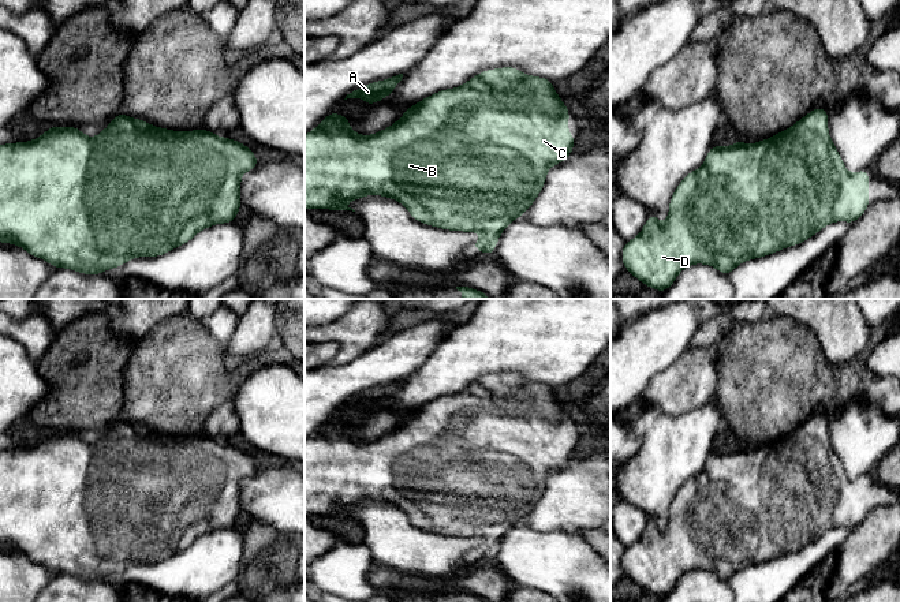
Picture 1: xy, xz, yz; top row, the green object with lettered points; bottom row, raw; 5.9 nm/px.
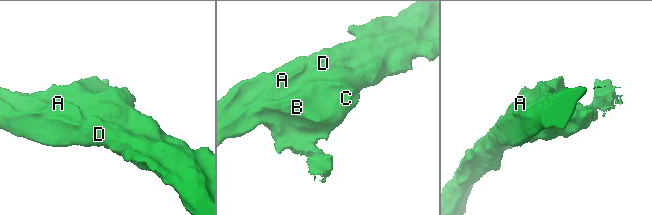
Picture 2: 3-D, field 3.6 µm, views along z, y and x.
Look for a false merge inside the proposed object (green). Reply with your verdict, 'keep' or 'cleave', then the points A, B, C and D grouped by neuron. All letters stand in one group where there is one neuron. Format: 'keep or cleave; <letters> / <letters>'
keep; A B C D

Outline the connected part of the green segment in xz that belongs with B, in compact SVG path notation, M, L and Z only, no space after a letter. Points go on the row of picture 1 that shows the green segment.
M515 67L485 70L460 87L430 94L417 105L410 106L395 124L367 137L358 135L348 126L348 117L346 115L337 115L332 111L314 130L305 135L305 209L317 207L355 212L344 203L352 199L361 199L367 194L382 195L403 203L414 220L426 225L449 231L482 232L483 238L474 242L471 247L486 255L492 255L504 228L515 218L523 216L542 191L549 168L563 162L572 153L576 137L568 134L569 111L563 104L561 97L554 93L552 82L546 78L526 75Z

